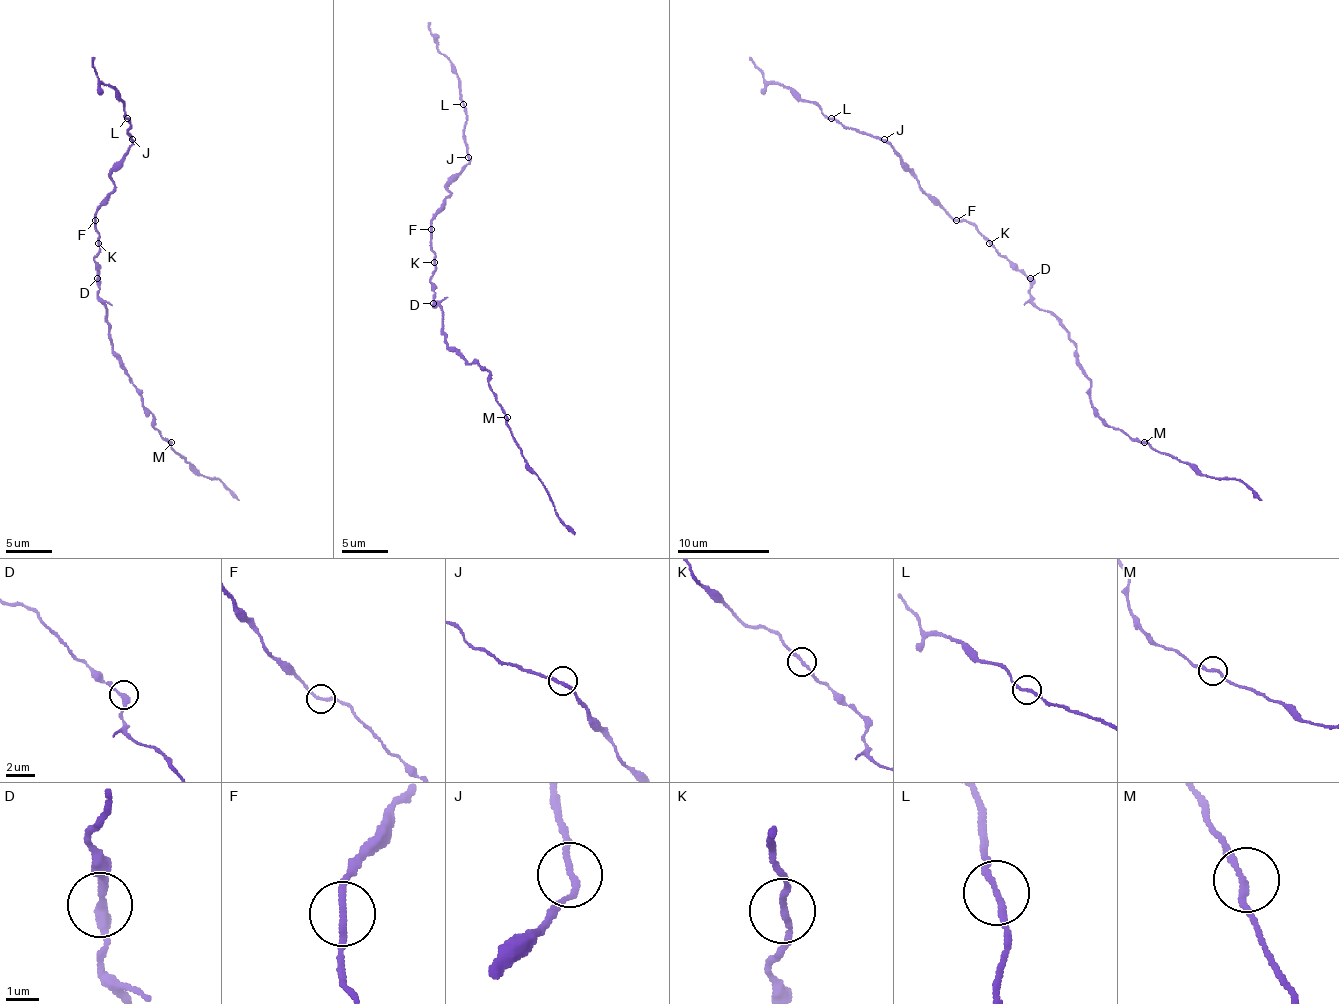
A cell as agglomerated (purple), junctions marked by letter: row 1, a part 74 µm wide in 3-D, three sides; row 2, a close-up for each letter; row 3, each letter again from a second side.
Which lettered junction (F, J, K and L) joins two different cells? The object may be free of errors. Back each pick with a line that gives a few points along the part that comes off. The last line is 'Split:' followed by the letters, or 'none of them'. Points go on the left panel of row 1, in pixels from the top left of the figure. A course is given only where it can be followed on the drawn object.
K: foreign part runs (97, 243), (99, 299), (106, 308), (113, 357), (148, 410), (153, 426), (190, 466), (220, 482), (238, 500)
Split: K

